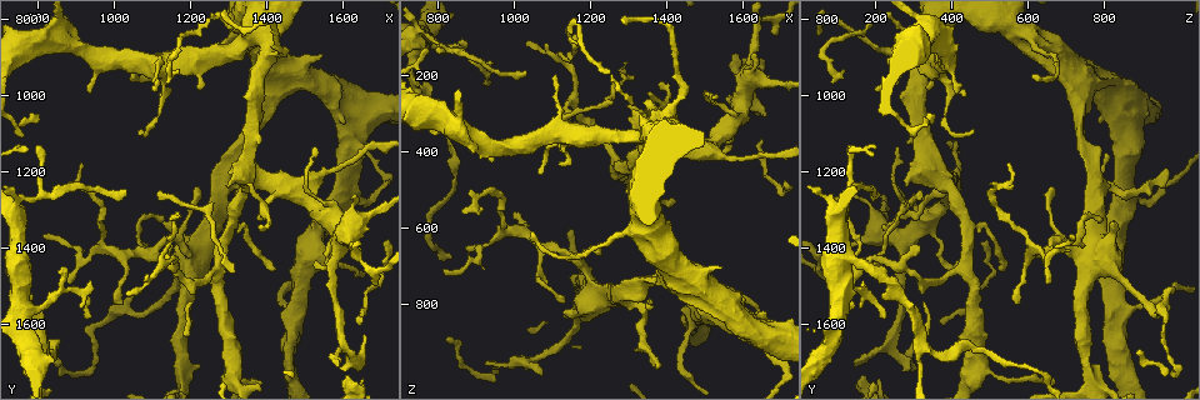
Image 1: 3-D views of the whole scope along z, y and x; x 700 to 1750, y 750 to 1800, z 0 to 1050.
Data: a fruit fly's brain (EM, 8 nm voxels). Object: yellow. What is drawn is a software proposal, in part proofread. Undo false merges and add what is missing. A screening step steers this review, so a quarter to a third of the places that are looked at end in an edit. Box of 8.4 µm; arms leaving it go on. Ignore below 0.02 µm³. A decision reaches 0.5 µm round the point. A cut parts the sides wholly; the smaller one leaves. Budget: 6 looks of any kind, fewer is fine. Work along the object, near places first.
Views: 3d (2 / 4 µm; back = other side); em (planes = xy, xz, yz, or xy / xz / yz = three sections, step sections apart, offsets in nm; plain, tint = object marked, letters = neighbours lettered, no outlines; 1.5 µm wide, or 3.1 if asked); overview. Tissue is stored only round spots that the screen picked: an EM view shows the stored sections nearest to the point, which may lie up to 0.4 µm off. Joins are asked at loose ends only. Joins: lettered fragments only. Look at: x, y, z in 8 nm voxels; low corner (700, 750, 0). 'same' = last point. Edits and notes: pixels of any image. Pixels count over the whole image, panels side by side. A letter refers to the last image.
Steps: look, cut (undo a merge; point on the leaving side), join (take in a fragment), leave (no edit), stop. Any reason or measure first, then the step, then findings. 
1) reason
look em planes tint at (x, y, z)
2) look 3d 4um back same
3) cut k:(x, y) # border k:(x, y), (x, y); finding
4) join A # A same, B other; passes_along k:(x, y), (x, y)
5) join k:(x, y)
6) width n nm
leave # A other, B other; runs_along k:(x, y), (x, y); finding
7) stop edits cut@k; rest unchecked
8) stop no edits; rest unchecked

sudden change in width
look em yz step 8 tint at (1425, 895, 270)

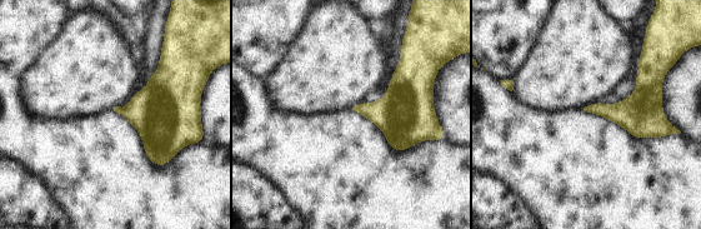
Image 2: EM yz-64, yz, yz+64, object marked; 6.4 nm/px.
look em planes letters same

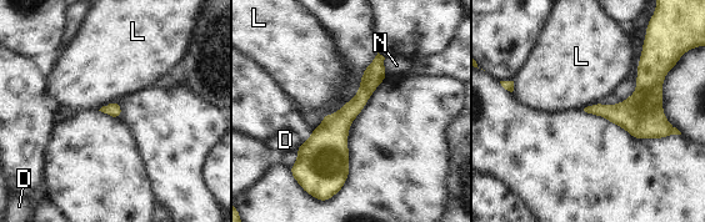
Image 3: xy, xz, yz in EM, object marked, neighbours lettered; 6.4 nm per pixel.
width 90 nm
leave # D other, L other, N other; runs_along 3:(379, 57), (336, 125), (338, 186); continuous, no second cell

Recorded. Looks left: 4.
look em planes letters at (1220, 1240, 660)

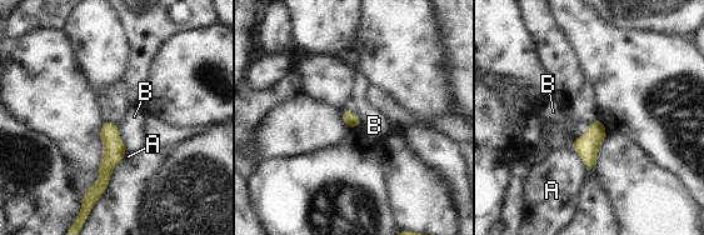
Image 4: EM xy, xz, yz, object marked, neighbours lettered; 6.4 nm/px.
leave # A other, B other; border 4:(115, 123), (126, 150); none of them fits

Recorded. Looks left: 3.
calibre changes
look em xz step 8 tint at (1160, 1485, 845)

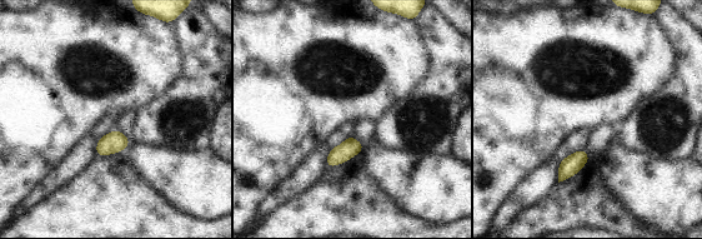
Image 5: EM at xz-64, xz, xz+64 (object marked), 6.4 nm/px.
another direction
look em planes letters same

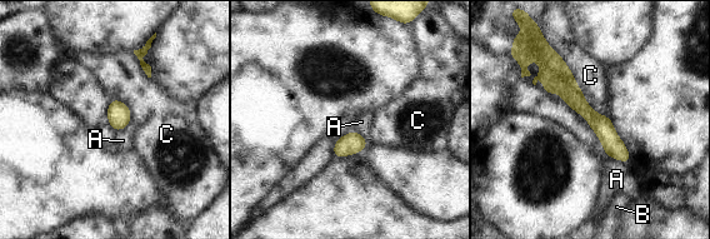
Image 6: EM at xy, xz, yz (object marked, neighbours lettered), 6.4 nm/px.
leave # A other, B other, C other; all the same cell

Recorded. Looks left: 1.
stop no edits; rest unchecked

